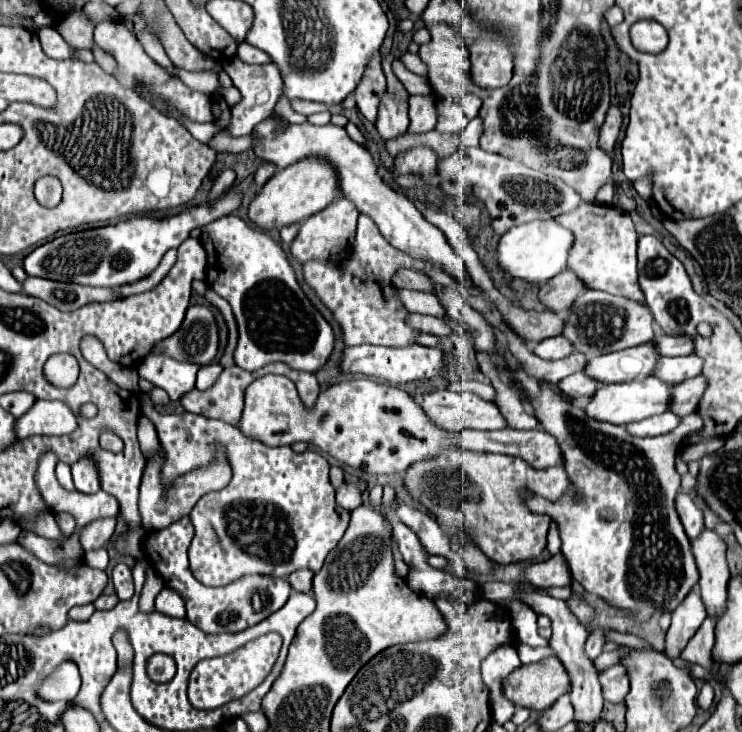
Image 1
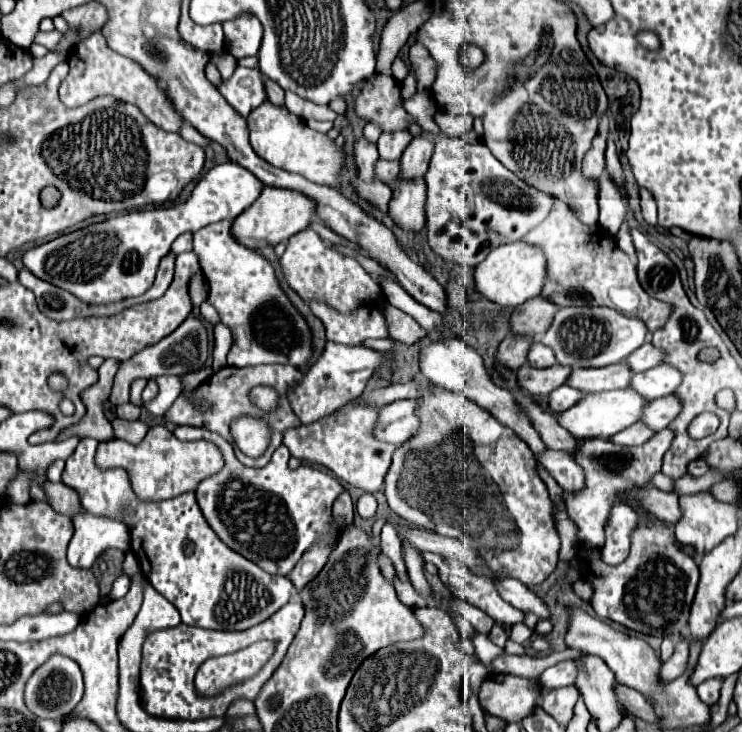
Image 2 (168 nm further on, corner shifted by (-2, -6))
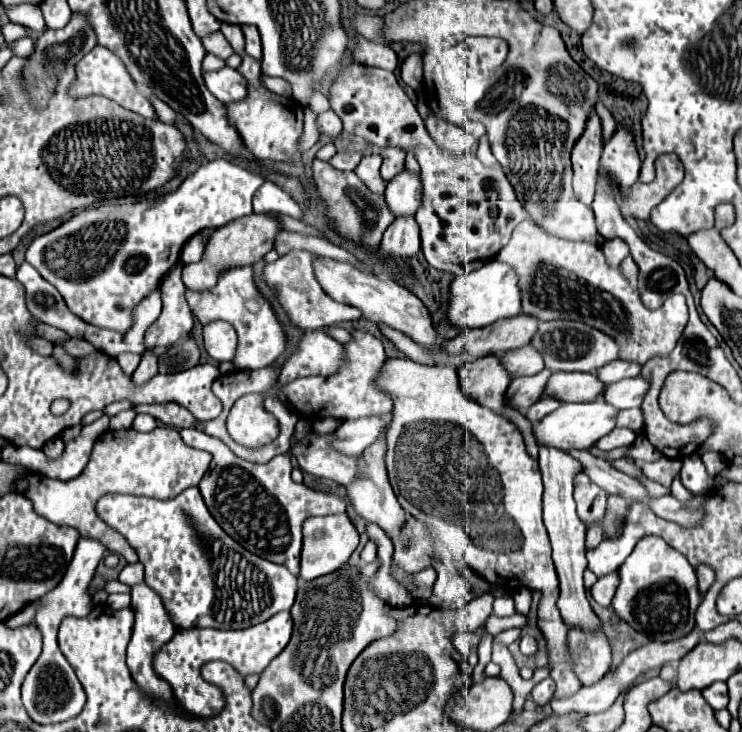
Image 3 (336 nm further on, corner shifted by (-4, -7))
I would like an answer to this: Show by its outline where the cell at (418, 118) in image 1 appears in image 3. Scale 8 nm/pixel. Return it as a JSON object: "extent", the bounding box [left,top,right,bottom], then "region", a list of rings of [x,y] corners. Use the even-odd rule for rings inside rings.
{"extent":[385,170,421,218],"region":[[[403,170],[401,176],[393,178],[385,190],[385,202],[395,218],[415,216],[421,204],[421,180],[419,176]]]}

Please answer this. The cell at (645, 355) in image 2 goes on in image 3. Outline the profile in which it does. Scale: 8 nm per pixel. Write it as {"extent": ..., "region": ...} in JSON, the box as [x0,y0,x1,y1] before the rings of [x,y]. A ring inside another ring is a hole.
{"extent":[595,360,641,384],"region":[[[613,360],[605,366],[601,366],[595,374],[603,384],[611,384],[611,382],[619,382],[623,378],[635,378],[639,376],[641,366],[633,364],[633,362],[621,362],[621,360]]]}

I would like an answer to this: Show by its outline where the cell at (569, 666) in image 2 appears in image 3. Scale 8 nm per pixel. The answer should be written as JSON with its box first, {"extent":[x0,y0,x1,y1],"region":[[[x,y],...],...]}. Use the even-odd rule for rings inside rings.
{"extent":[531,678,553,706],"region":[[[545,678],[541,680],[533,690],[531,690],[531,700],[537,704],[537,706],[545,706],[551,702],[553,698],[553,680],[551,678]]]}

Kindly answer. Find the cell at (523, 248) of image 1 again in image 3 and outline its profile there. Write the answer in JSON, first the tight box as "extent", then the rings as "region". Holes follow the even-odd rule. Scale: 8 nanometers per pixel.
{"extent":[447,260,521,328],"region":[[[489,260],[487,266],[459,276],[451,282],[447,318],[457,328],[483,328],[501,318],[513,318],[521,312],[521,292],[517,290],[517,276],[509,266]]]}

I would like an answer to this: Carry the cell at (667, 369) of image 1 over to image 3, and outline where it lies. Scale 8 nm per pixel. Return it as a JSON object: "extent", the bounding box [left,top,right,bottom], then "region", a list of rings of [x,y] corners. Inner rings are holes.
{"extent":[601,376,649,410],"region":[[[641,376],[627,378],[627,380],[621,380],[621,382],[609,384],[603,390],[601,398],[603,398],[603,402],[611,404],[617,410],[639,408],[641,406],[641,398],[645,396],[647,388],[649,388],[649,382],[645,378],[641,378]]]}

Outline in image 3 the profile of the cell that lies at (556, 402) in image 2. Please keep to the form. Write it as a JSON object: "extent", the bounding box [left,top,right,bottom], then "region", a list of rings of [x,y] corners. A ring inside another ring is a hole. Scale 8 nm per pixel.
{"extent":[527,396,561,424],"region":[[[543,396],[543,398],[539,398],[539,400],[527,410],[527,420],[529,420],[531,424],[535,424],[535,422],[539,422],[541,418],[545,418],[547,414],[551,414],[553,410],[557,410],[557,406],[561,406],[561,402],[557,402],[555,398]]]}

